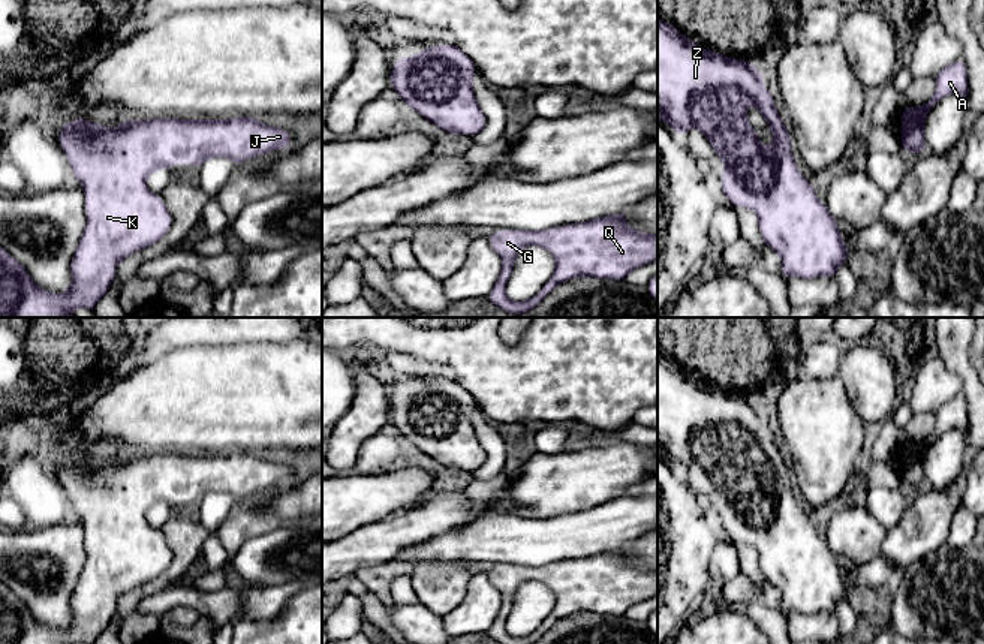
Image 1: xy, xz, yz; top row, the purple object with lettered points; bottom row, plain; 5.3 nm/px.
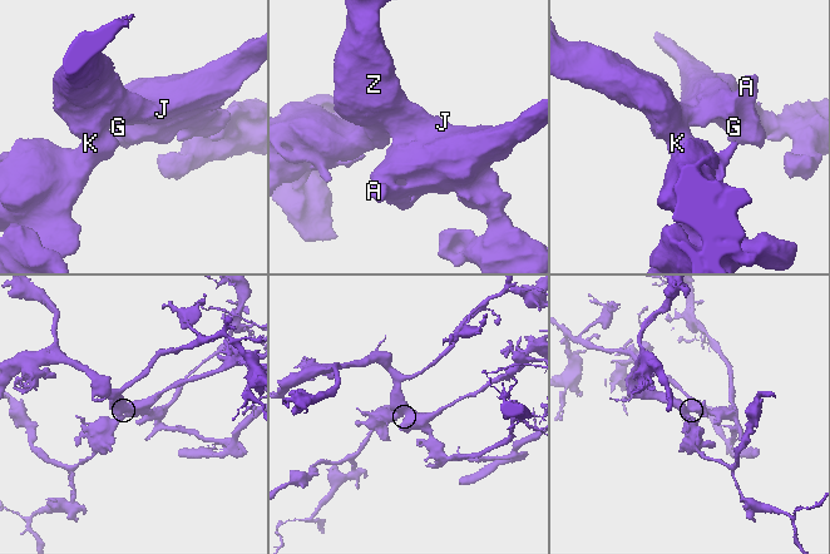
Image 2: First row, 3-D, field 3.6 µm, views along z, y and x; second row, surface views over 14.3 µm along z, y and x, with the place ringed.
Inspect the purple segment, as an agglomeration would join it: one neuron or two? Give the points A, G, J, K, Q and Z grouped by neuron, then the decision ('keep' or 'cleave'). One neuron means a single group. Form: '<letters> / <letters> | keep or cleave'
A G J K Q Z | keep

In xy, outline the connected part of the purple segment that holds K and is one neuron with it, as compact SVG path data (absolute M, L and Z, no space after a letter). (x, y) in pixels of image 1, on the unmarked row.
M85 452L63 458L63 464L57 470L58 479L81 524L85 527L87 547L85 566L70 596L70 625L63 631L43 626L31 616L28 607L0 583L0 644L94 644L96 638L112 620L117 599L135 587L157 578L172 560L172 551L165 542L163 535L145 520L151 508L162 503L172 503L175 499L202 502L210 493L225 493L238 502L255 491L273 485L282 487L292 475L288 466L262 460L259 454L253 452L234 452L229 455L178 455L166 452L145 457L124 454L121 458L115 464L93 460Z

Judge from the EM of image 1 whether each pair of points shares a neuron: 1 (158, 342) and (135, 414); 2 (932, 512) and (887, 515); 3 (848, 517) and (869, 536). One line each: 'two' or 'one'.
1: two
2: two
3: one

